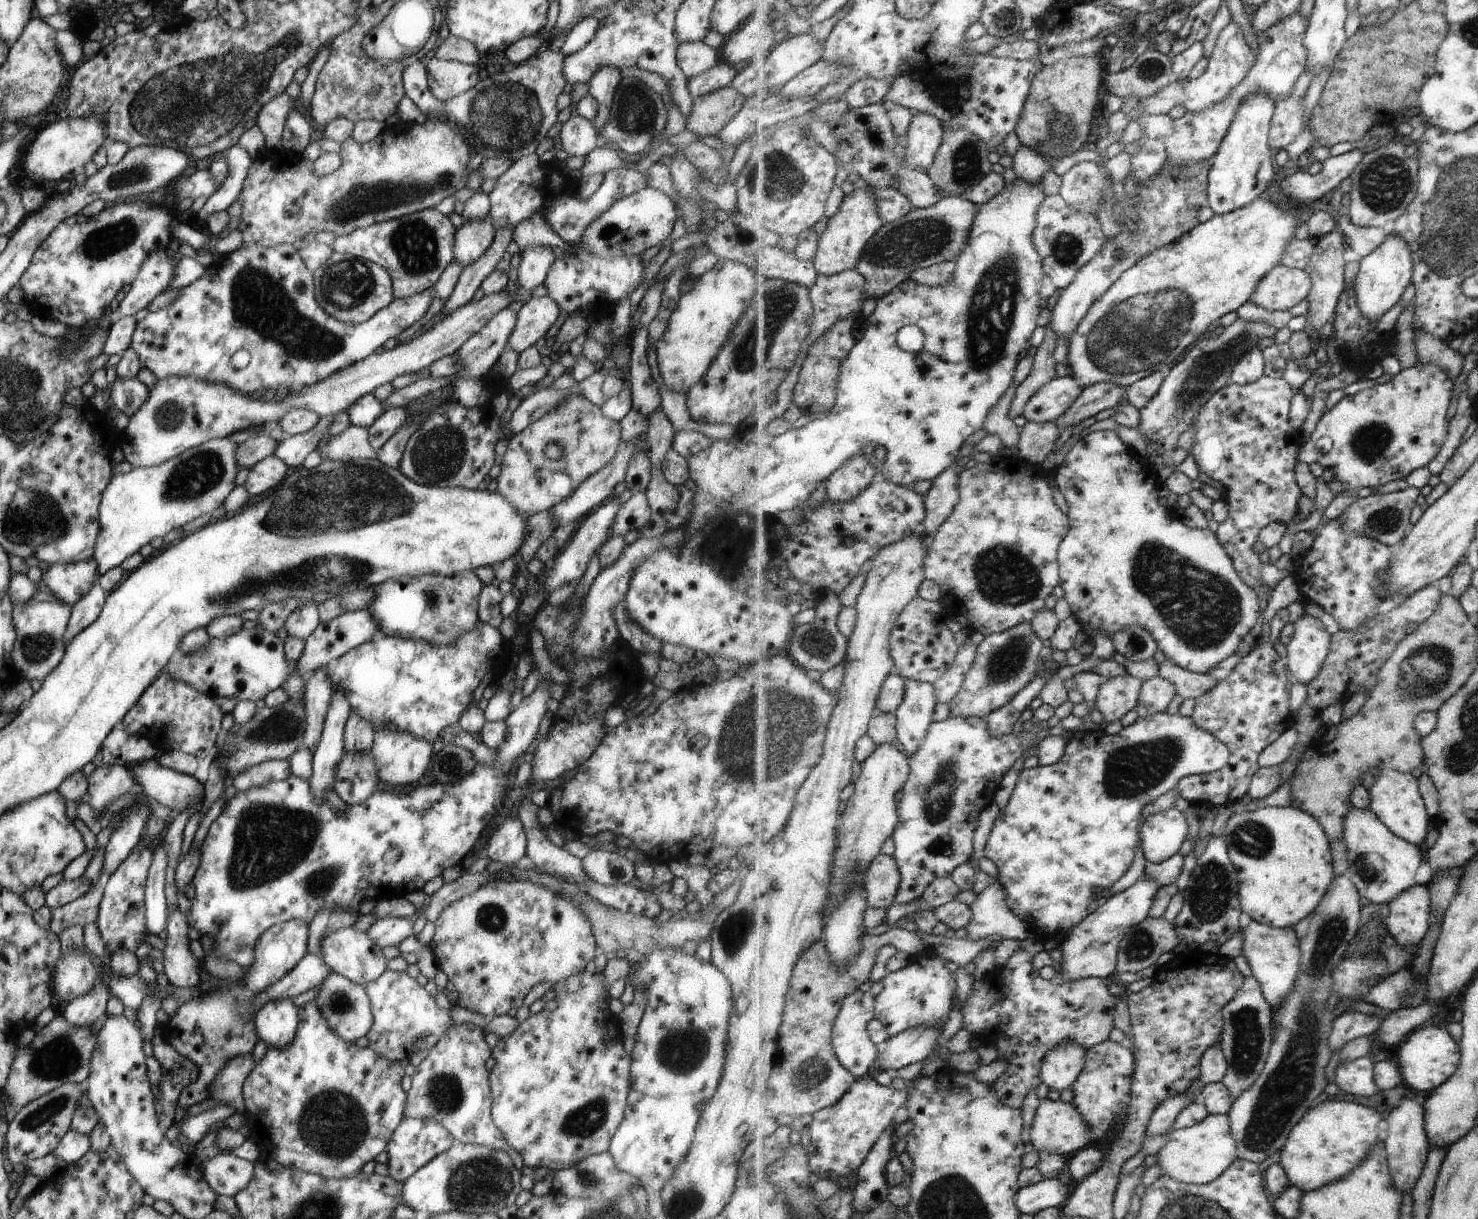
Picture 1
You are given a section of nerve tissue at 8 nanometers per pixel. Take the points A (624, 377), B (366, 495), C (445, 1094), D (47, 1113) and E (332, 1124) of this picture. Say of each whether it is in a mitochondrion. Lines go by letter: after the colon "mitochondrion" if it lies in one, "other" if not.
A: other
B: mitochondrion
C: mitochondrion
D: mitochondrion
E: mitochondrion

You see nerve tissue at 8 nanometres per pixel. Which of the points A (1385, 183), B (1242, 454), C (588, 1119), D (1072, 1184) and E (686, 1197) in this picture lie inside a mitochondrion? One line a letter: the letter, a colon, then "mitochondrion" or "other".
A: mitochondrion
B: other
C: mitochondrion
D: other
E: mitochondrion

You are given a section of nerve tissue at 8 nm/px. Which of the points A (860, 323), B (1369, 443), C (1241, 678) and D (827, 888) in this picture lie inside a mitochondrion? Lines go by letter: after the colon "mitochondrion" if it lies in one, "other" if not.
A: other
B: mitochondrion
C: other
D: other

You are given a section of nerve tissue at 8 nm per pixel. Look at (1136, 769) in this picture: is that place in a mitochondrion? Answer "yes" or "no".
yes

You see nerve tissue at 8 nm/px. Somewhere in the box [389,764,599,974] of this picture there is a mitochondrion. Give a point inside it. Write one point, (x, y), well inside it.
(491, 917)

